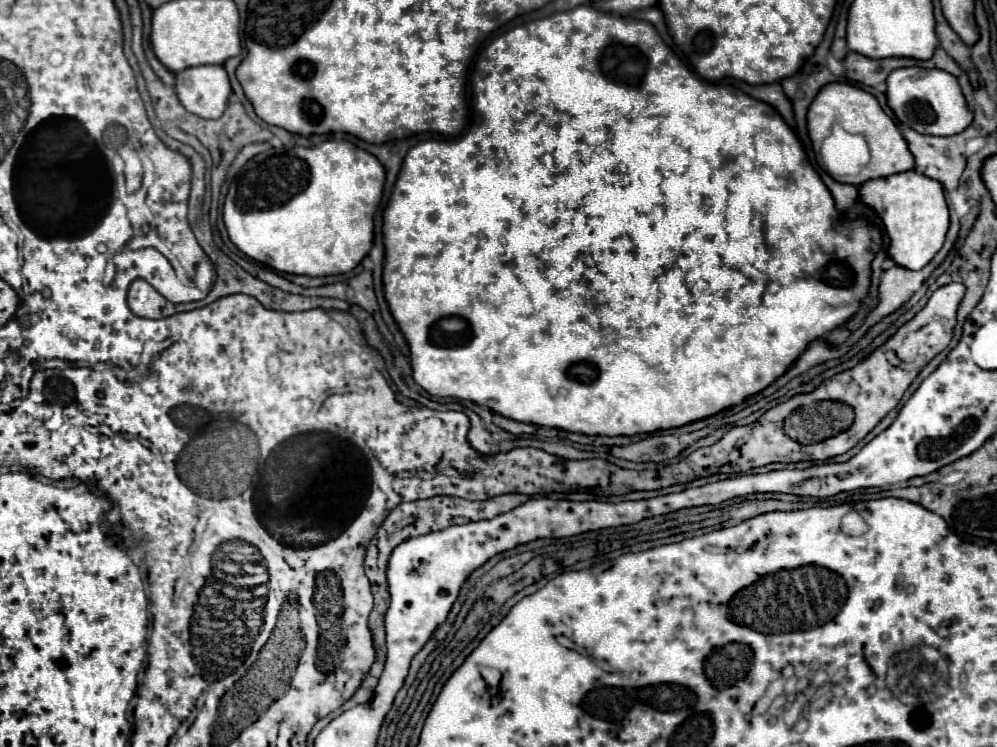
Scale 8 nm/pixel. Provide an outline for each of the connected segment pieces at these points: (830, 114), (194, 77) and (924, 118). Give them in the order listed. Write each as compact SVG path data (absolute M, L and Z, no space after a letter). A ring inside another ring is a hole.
M829 83L819 91L817 99L813 101L813 107L809 109L809 115L807 115L807 129L809 129L809 137L813 141L815 151L821 147L821 141L831 133L833 123L839 123L849 133L863 135L871 149L871 161L861 169L861 173L855 177L849 177L849 179L839 177L841 183L861 185L869 179L887 177L887 175L909 171L915 167L913 153L909 151L909 145L903 139L897 125L893 123L893 119L881 109L879 101L871 93L863 91L862 88L851 83Z
M223 65L189 67L177 73L177 95L183 107L203 119L219 119L233 89Z
M903 67L895 69L887 77L887 103L905 127L911 127L925 135L955 135L967 129L973 121L973 113L961 93L957 79L941 69Z

